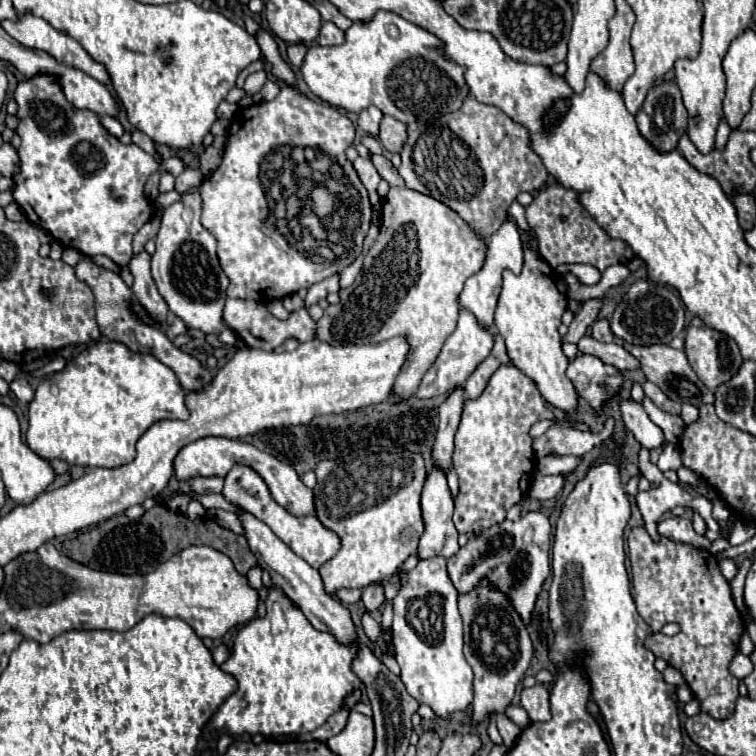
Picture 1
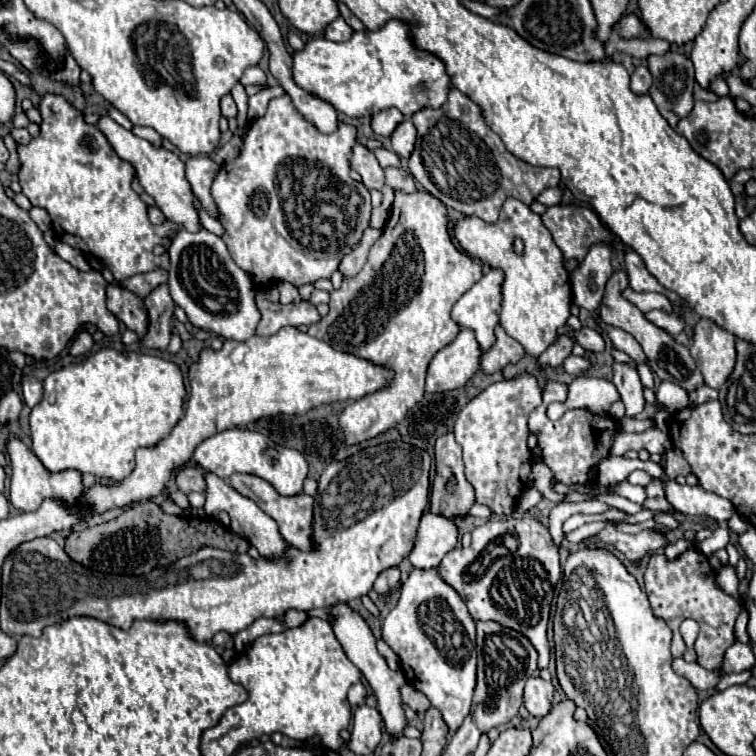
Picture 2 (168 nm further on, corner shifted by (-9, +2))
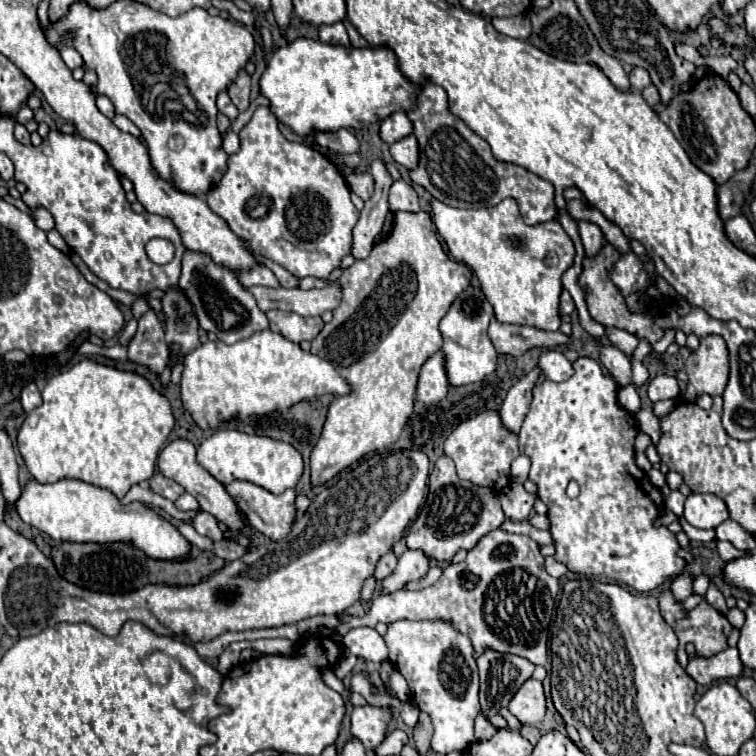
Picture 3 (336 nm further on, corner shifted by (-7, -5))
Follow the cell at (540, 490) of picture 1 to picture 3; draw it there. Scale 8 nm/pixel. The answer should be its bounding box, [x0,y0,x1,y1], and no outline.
[684,493,729,530]

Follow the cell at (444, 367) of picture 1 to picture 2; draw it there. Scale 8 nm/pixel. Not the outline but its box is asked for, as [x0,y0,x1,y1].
[426,329,480,393]

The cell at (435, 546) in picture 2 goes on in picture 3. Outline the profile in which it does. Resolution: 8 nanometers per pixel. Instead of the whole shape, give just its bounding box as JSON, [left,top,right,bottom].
[382,550,430,592]

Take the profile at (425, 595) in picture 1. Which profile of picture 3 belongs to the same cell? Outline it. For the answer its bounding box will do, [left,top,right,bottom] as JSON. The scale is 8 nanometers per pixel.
[384,620,480,754]

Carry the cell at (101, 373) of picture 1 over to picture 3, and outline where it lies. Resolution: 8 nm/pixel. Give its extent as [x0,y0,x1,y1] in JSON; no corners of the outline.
[18,360,174,498]

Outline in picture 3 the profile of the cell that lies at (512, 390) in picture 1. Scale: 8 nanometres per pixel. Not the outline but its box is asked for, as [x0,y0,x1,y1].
[444,410,520,492]

